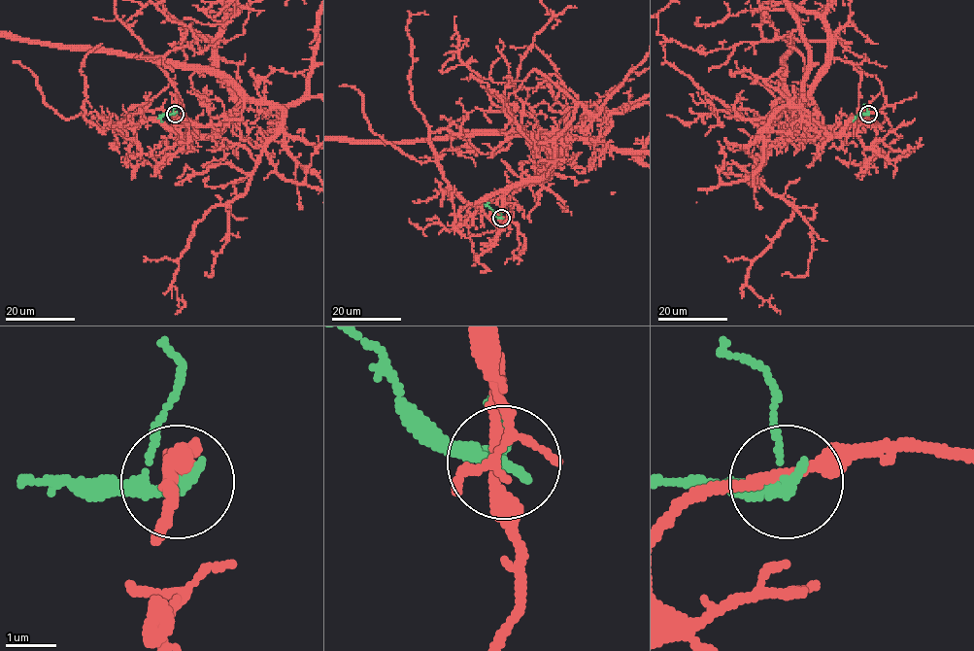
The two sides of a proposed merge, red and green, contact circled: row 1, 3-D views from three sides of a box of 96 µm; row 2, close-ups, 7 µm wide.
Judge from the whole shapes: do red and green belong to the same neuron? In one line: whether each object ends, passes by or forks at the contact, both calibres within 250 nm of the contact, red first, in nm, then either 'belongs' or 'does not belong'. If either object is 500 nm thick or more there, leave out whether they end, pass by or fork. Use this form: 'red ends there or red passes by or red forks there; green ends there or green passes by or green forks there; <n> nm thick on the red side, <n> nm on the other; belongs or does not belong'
red passes by; green passes by; 240 nm thick on the red side, 220 nm on the other; does not belong

